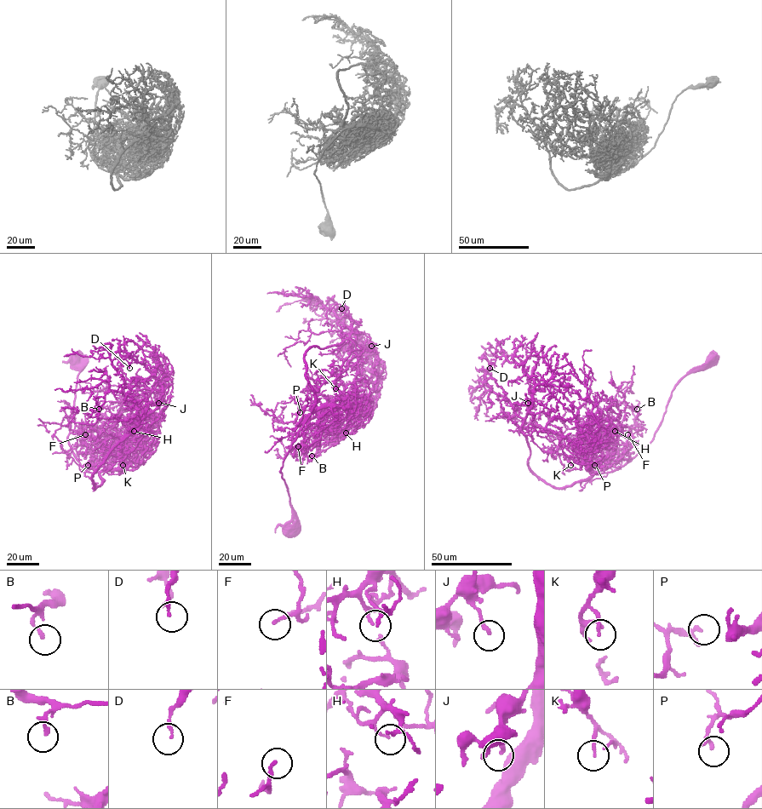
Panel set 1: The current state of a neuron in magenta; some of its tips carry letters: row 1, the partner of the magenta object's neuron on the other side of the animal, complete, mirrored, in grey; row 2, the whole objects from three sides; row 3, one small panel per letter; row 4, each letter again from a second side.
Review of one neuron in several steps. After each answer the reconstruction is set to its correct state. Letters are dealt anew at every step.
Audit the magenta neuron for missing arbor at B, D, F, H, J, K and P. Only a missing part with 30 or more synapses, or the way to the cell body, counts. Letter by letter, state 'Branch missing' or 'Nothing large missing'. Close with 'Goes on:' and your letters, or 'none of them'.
B: Nothing large missing
D: Nothing large missing
F: Nothing large missing
H: Nothing large missing
J: Nothing large missing
K: Nothing large missing
P: Nothing large missing
Goes on: none of them

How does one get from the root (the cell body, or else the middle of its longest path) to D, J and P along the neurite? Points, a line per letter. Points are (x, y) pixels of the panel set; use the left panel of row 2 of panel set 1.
D: (77, 360), (67, 440), (90, 473), (131, 460), (136, 427), (161, 400), (143, 364), (126, 357), (129, 368)
J: (77, 360), (67, 440), (88, 471), (126, 465), (142, 446), (145, 428), (136, 427), (143, 412), (158, 403)
P: (77, 360), (80, 371), (68, 443), (88, 471), (97, 473), (105, 469), (102, 466), (92, 469), (88, 465)

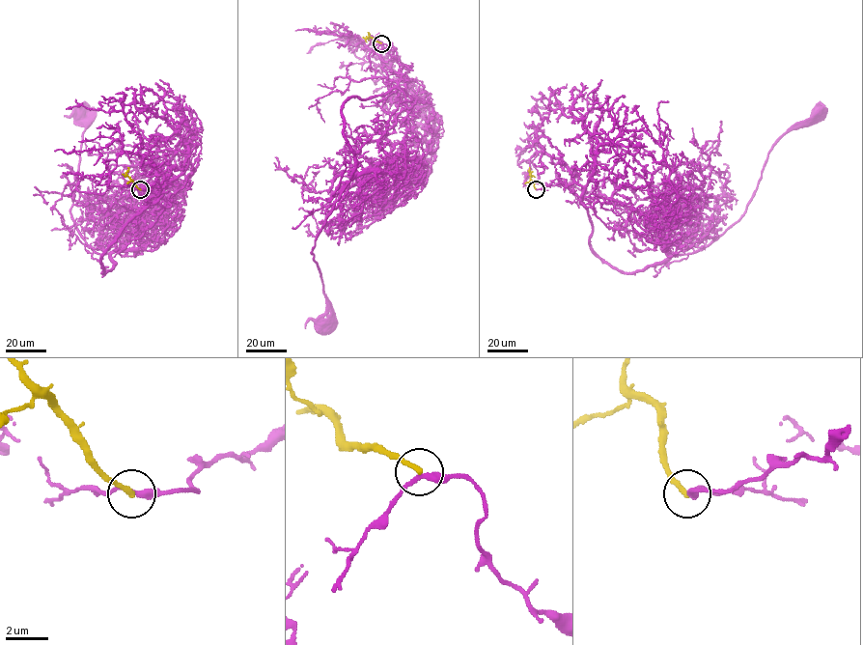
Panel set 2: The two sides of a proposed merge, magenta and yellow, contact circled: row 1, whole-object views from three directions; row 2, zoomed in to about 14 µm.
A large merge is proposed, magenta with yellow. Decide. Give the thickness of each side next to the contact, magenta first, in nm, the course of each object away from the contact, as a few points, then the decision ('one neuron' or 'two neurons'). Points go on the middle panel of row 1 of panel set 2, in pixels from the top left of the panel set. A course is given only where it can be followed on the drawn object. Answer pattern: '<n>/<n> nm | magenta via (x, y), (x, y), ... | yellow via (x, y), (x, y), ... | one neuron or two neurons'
280/240 nm | magenta via (381, 43), (402, 73), (403, 166), (396, 177), (354, 176), (317, 236), (323, 328) | yellow via (381, 43), (369, 37) | two neurons

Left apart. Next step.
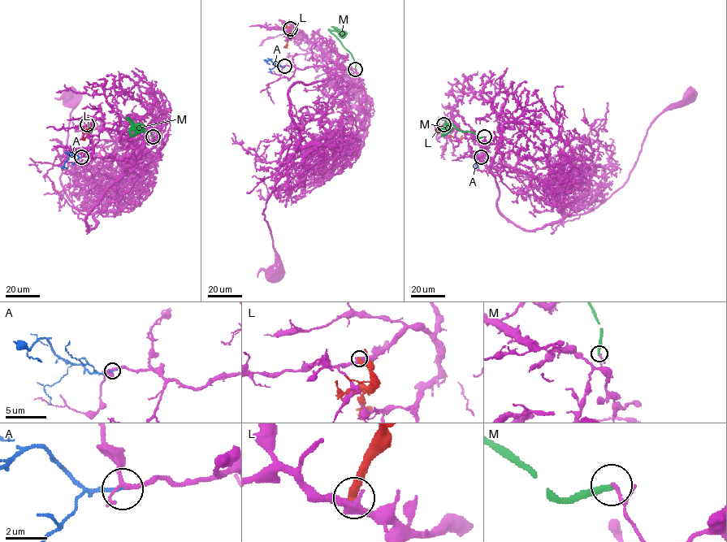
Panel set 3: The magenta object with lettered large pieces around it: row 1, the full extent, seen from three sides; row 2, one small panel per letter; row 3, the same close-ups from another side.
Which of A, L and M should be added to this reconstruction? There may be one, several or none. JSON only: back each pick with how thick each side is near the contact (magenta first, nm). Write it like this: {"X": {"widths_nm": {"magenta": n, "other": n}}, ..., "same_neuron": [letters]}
{"same_neuron": []}

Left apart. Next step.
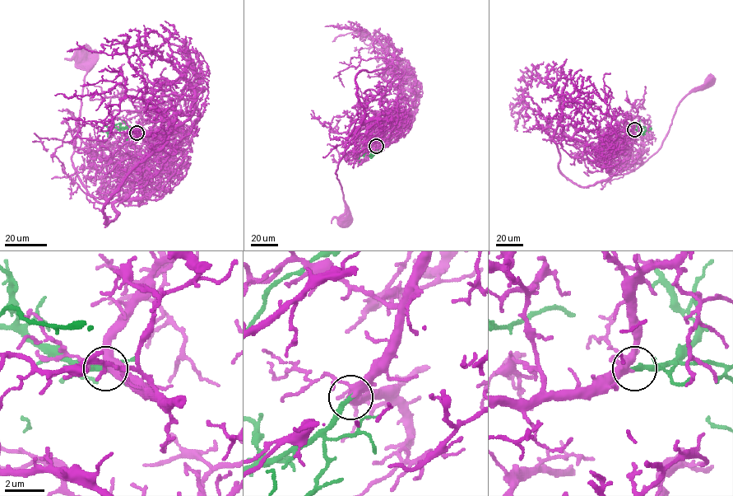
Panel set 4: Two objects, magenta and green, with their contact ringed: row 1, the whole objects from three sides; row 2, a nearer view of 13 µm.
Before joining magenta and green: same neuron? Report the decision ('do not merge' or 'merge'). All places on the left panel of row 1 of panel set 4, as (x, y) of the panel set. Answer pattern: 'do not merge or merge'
merge

